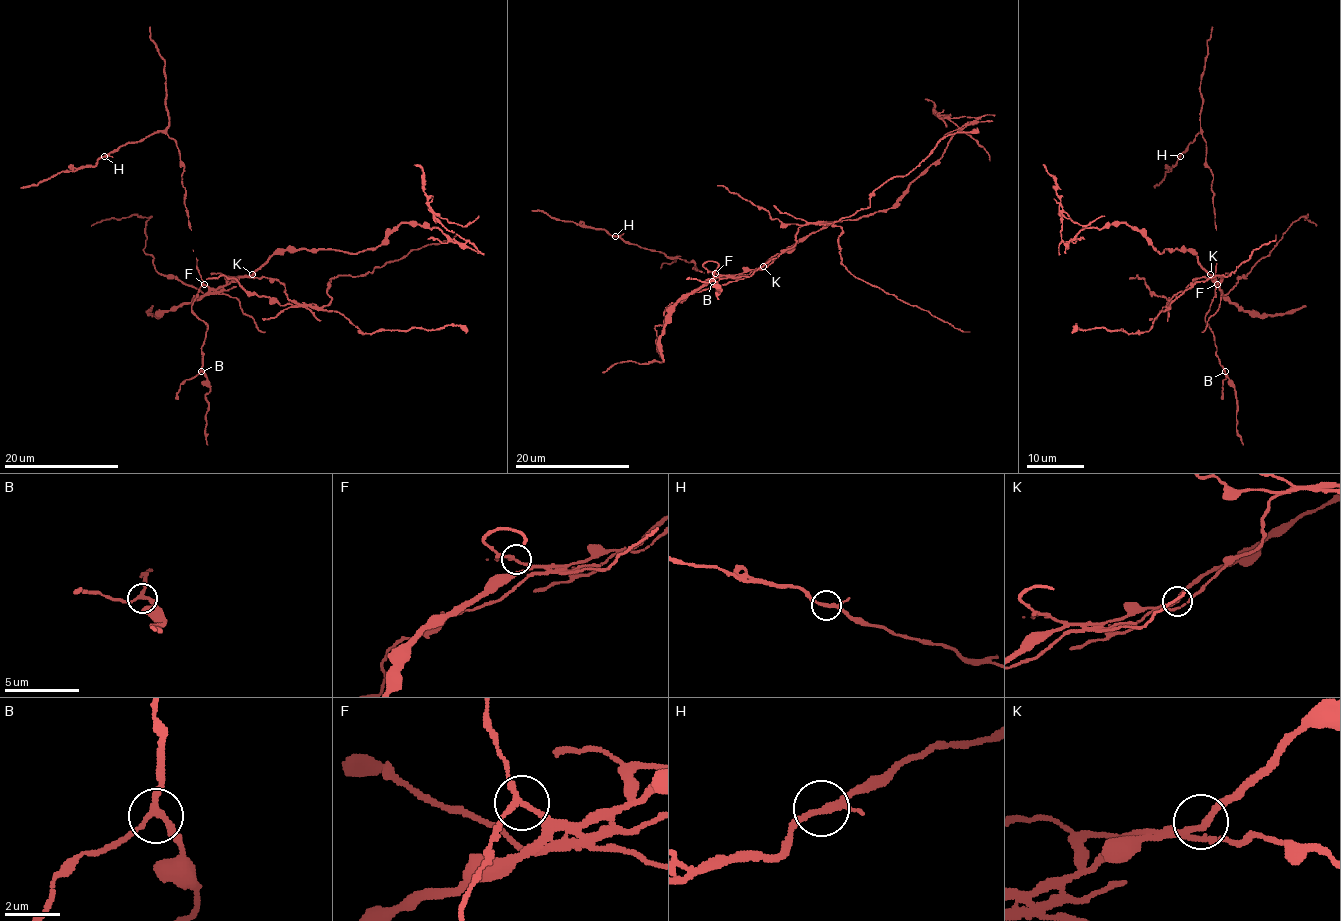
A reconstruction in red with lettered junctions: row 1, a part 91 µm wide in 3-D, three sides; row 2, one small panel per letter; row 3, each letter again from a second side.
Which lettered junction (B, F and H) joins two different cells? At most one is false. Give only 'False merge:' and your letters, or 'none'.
False merge: F

